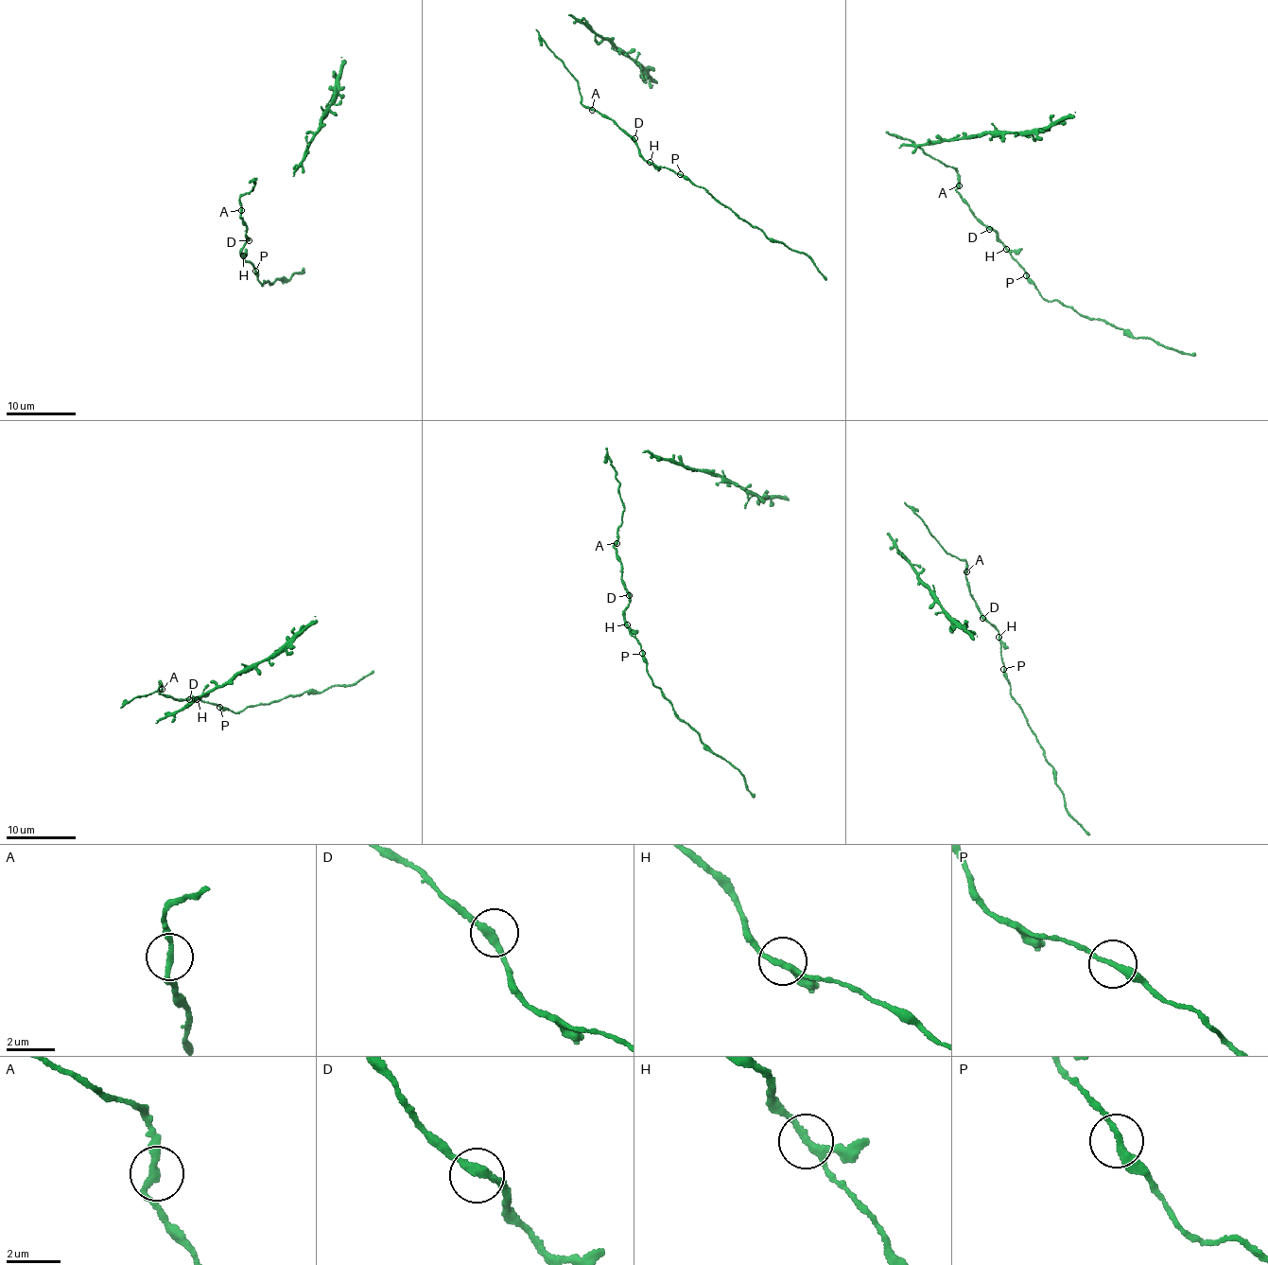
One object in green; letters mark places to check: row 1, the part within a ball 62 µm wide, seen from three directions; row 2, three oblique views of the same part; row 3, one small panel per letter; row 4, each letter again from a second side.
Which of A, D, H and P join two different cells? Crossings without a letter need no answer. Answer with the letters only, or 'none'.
none

